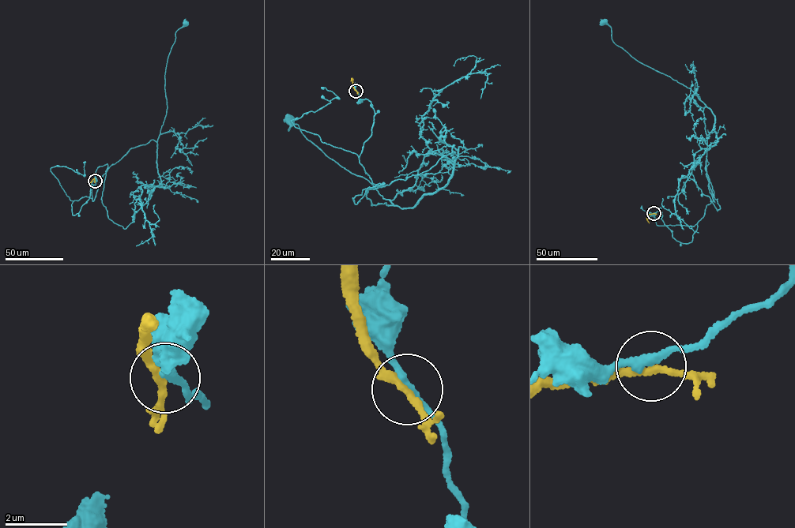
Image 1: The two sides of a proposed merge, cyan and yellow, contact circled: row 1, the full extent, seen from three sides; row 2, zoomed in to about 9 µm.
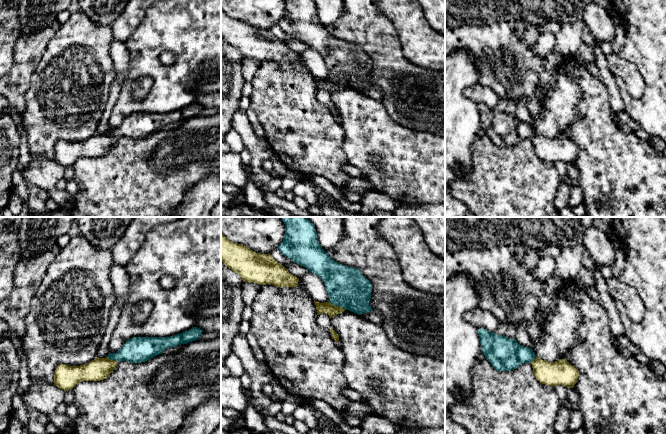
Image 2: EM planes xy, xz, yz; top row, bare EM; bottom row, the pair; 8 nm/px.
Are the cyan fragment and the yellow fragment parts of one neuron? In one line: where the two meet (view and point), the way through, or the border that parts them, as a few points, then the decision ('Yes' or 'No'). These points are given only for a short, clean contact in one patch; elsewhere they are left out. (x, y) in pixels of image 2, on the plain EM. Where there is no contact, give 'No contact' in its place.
Touches cyan at xz (337, 81). Boundary: xz (328, 77), (345, 85). No

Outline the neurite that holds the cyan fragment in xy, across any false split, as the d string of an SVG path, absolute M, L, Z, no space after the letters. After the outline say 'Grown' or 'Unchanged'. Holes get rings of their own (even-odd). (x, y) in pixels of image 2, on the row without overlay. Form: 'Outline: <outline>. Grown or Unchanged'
Outline: M193 103L188 107L170 113L133 113L116 129L109 129L108 134L115 137L141 139L162 130L168 124L199 115L203 106Z. Unchanged

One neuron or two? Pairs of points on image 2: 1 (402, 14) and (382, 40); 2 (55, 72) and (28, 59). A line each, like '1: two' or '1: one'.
1: two
2: two

